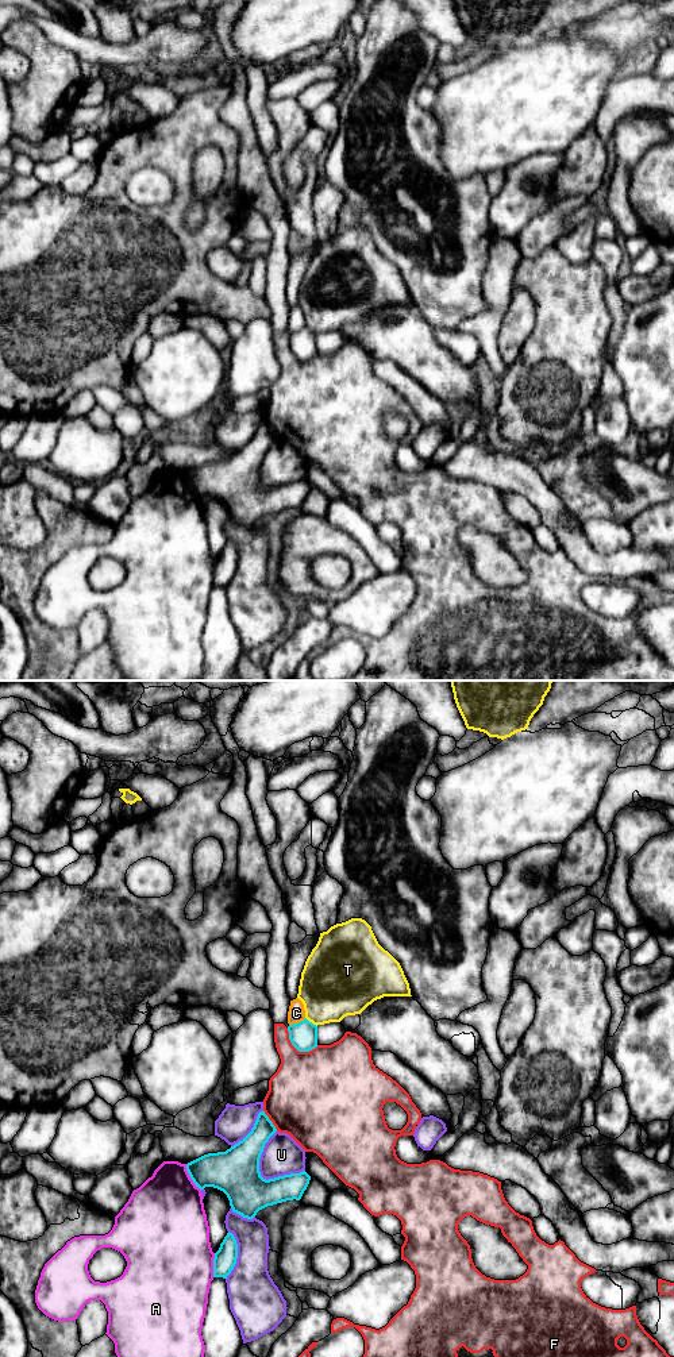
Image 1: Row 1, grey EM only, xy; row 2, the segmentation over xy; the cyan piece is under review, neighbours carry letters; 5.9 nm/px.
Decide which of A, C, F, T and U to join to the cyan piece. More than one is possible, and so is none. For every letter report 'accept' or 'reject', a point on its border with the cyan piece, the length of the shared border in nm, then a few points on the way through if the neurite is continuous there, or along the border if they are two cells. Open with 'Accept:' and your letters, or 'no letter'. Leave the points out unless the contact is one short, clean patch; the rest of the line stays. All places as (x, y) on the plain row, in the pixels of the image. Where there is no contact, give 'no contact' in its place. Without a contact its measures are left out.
Accept: no letter
A: reject; meets cyan in xy at (191, 486); contact 180 nm long
C: reject; meets cyan in xy at (299, 331); contact 110 nm long; border along xy (305, 327), (289, 334)
F: reject; meets cyan in xy at (297, 358); contact 220 nm long
T: reject; meets cyan in xy at (311, 331); contact 90 nm long
U: reject; meets cyan in xy at (260, 465); contact 300 nm long

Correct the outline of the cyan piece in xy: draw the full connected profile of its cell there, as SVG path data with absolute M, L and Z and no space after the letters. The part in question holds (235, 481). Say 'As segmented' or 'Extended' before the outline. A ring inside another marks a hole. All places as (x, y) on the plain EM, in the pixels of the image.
As segmented. M261 420L251 440L226 460L208 462L186 473L186 479L200 498L213 496L223 500L234 521L253 528L267 514L300 509L311 485L303 479L274 487L263 487L259 467L265 452L277 440Z

